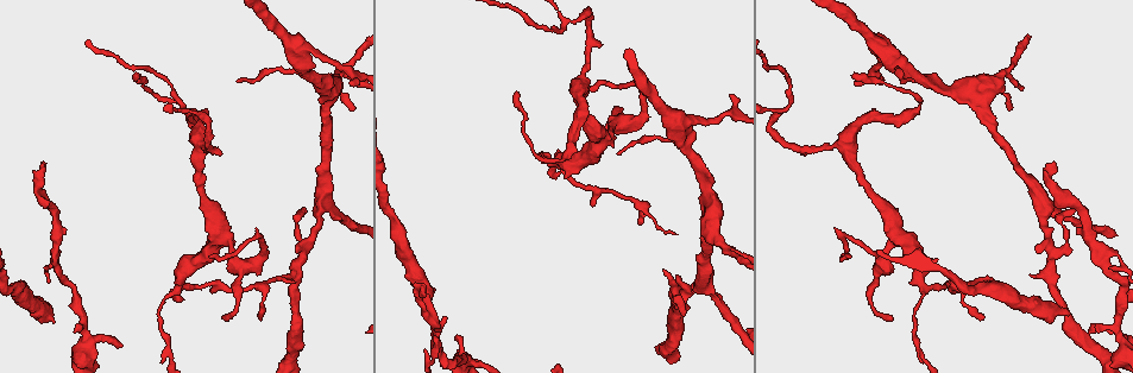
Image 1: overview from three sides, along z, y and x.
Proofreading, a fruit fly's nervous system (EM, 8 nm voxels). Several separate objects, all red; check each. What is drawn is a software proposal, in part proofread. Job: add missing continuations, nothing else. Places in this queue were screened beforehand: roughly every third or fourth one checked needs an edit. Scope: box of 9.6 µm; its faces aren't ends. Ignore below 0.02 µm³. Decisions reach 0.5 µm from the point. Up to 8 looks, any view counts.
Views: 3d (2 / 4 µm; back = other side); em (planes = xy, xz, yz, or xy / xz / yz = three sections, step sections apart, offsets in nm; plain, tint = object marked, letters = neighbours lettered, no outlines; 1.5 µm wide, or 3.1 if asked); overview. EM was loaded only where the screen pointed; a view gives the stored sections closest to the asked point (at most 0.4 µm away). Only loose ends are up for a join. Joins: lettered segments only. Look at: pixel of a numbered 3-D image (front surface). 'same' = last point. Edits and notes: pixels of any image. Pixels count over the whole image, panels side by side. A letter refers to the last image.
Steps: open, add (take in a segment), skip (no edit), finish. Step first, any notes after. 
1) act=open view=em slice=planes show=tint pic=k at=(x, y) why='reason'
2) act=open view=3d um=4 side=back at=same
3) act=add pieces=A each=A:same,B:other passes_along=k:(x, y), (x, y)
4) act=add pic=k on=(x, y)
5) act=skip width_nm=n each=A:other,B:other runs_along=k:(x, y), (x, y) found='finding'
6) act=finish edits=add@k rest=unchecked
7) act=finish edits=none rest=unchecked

act=open view=em slice=planes show=plain pic=1 at=(674, 233) why='free end'

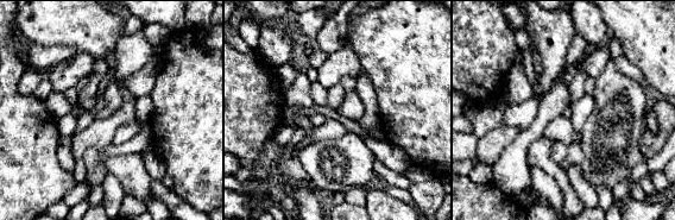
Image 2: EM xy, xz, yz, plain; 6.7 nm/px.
act=open view=em slice=planes show=letters at=same why='see the neighbours'

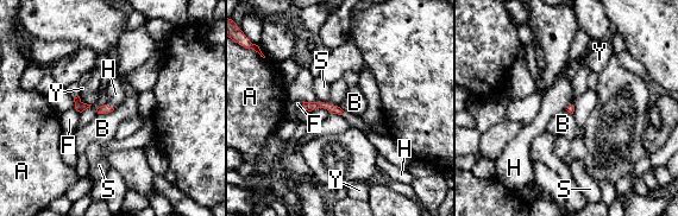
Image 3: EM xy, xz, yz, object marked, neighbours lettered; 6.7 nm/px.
act=add pieces=H each=A:other,B:other,F:other,H:same,S:other,Y:other passes_along=3:(308, 106), (332, 105), (338, 89) found='it goes on there'

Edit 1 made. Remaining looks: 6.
act=open view=em slice=planes show=plain pic=1 at=(75, 329) why='free end'

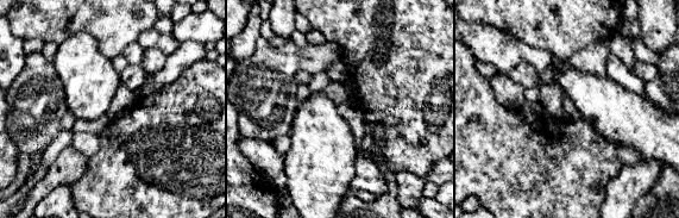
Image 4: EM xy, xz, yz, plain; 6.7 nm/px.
act=open view=em slice=planes show=letters at=same

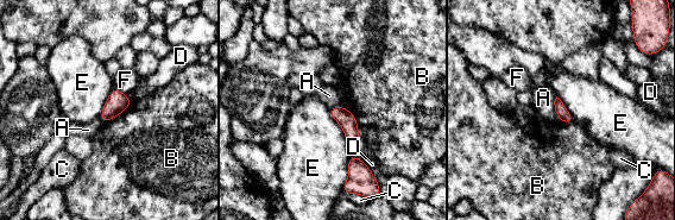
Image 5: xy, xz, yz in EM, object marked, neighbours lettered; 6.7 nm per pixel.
act=skip longest_contact=B:320nm each=A:other,B:other,C:other,D:other,E:other,F:other border=5:(555, 96), (555, 113), (559, 119) found='no lettered segment goes on from it'

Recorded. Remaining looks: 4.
act=open view=em slice=xy step=8 show=letters pic=1 at=(420, 293) why='an open end'

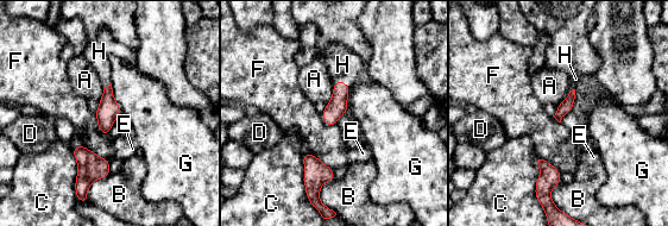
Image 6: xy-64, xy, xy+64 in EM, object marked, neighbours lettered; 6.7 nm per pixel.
act=add pieces=H longest_contact=C:320nm each=A:other,B:other,C:other,D:other,E:other,F:other,G:other,H:same passes_along=6:(338, 105), (342, 81), (342, 64) found='the neuron continues'

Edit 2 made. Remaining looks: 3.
act=finish edits=add@3,add@6 rest=unchecked

